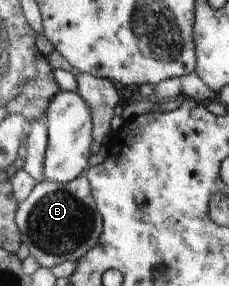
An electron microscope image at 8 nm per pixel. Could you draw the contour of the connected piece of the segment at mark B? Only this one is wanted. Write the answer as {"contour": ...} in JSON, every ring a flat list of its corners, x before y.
{"contour":[[85,174,68,183,37,183,31,194,20,202,16,223,21,232,21,242,27,244,30,254,37,258,40,266,48,269,65,260,78,261,99,242,103,234,103,217,96,202,93,202]]}

